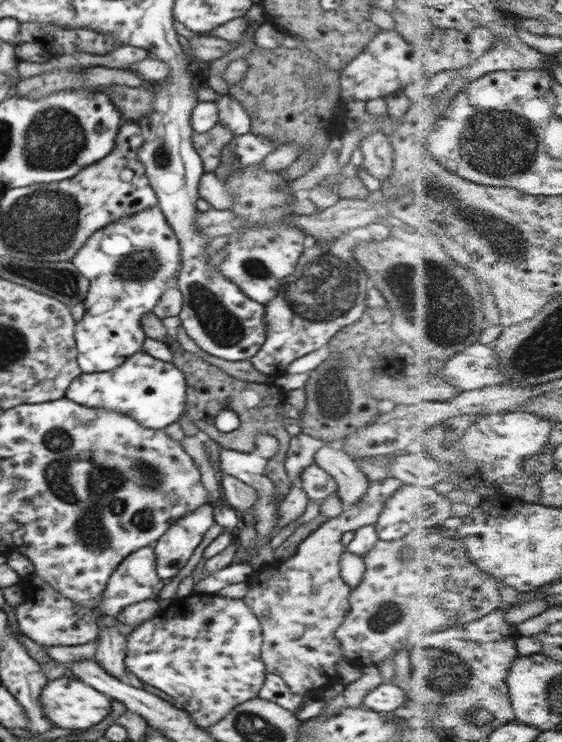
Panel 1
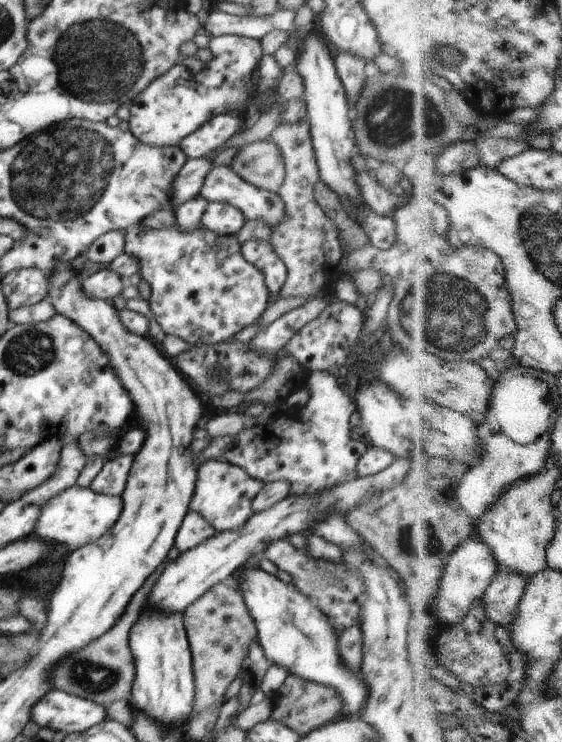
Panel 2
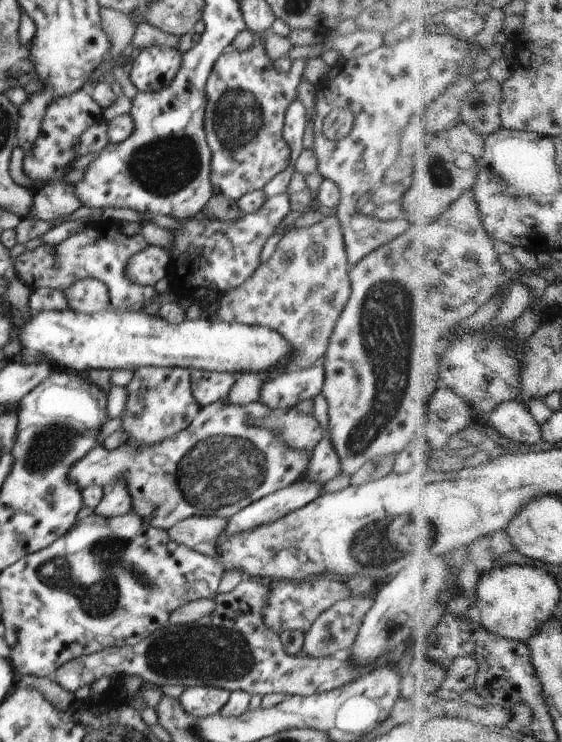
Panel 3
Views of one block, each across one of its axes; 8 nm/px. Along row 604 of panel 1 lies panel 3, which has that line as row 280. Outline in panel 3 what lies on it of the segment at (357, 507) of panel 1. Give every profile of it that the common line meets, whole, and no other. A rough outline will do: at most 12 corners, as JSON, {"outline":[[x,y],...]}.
{"outline":[[336,214],[292,227],[219,298],[212,321],[264,324],[291,344],[272,373],[236,375],[259,401],[272,374],[322,362],[351,295]]}

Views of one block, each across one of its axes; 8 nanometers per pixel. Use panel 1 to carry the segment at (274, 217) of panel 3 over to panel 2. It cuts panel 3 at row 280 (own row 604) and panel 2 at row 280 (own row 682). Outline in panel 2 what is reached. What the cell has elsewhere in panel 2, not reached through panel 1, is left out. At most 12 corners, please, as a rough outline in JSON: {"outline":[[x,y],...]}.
{"outline":[[126,230],[164,333],[213,345],[269,305],[236,235]]}

